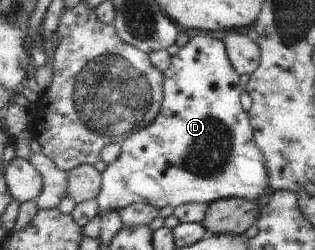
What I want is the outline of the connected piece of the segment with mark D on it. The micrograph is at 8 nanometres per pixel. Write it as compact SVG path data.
M200 32L194 37L190 37L189 41L184 47L181 47L179 52L172 57L171 66L163 73L165 98L162 102L160 114L157 118L143 130L134 132L125 142L122 144L122 153L115 162L108 164L103 172L96 170L93 165L81 165L72 171L68 172L69 184L68 184L68 196L75 204L81 204L97 199L99 210L101 214L107 211L122 211L124 208L131 206L135 203L147 203L154 207L167 208L172 206L174 209L177 207L189 204L189 203L209 203L215 202L219 199L226 198L242 198L249 199L257 202L257 198L267 190L267 187L271 187L269 184L269 173L267 160L264 152L259 148L255 139L255 129L252 125L250 114L243 108L241 108L241 88L237 85L237 82L241 82L241 75L237 72L237 69L233 66L232 60L229 58L226 44L224 39L213 38L209 32Z

